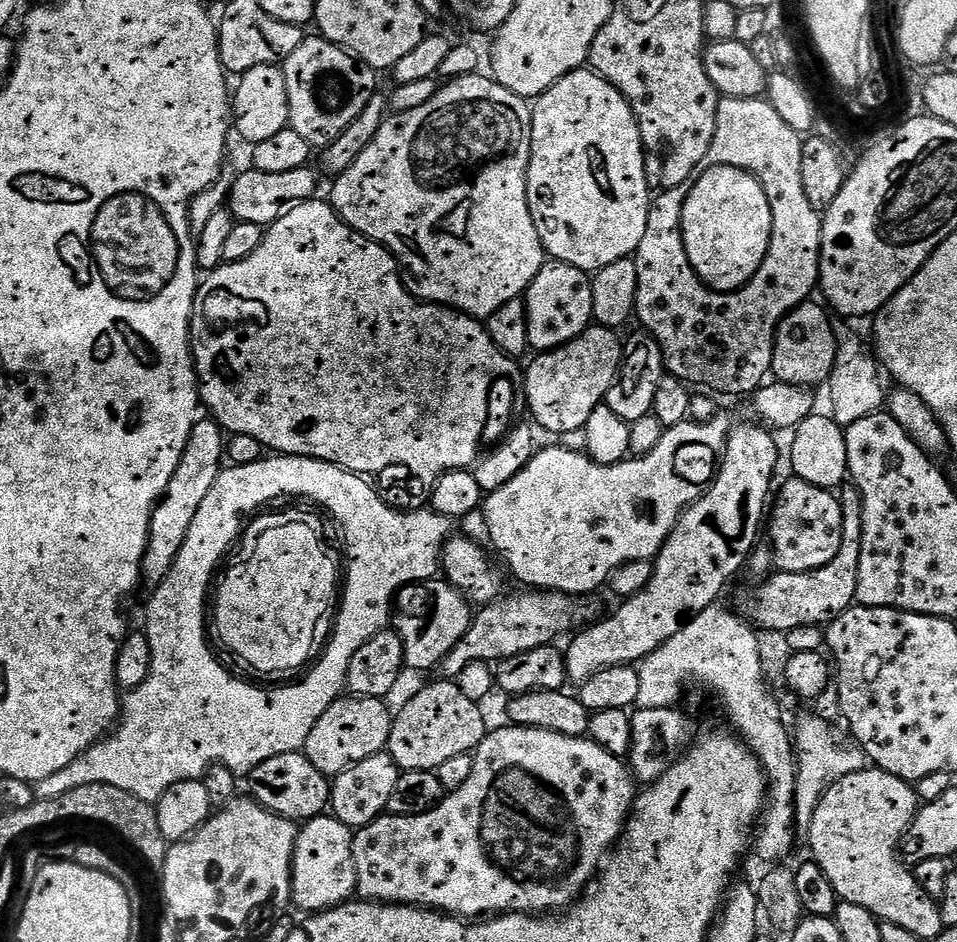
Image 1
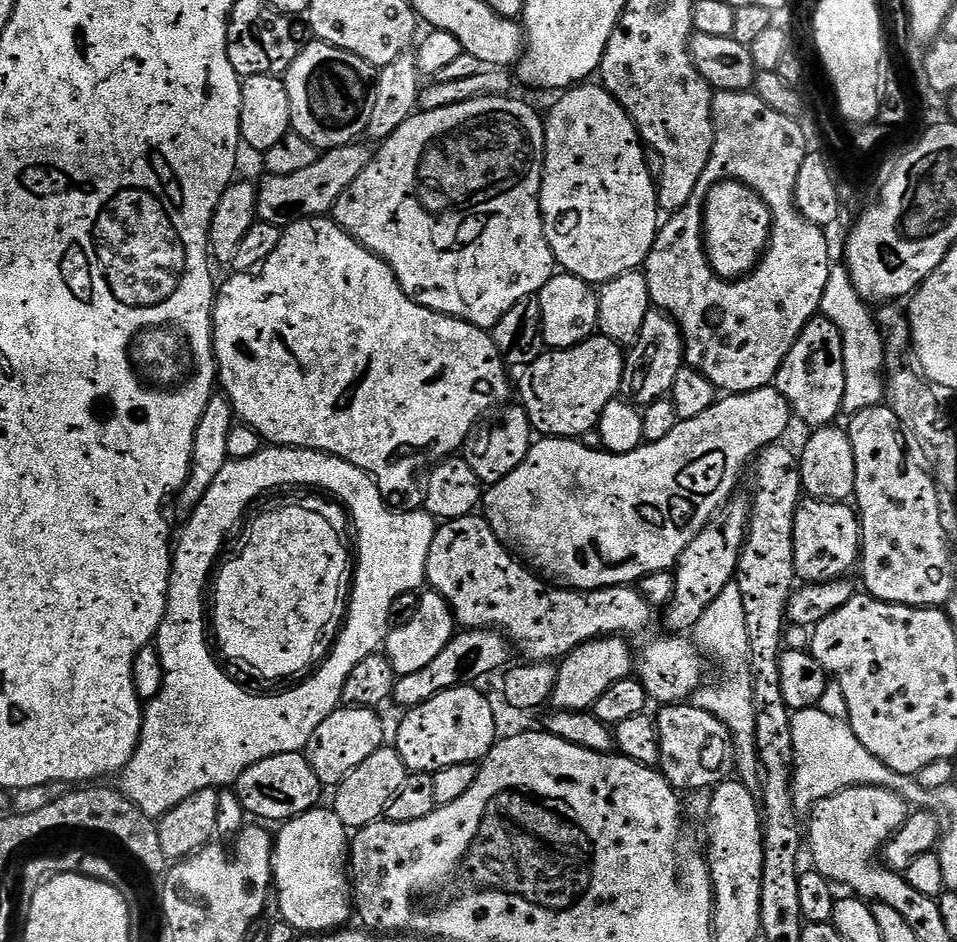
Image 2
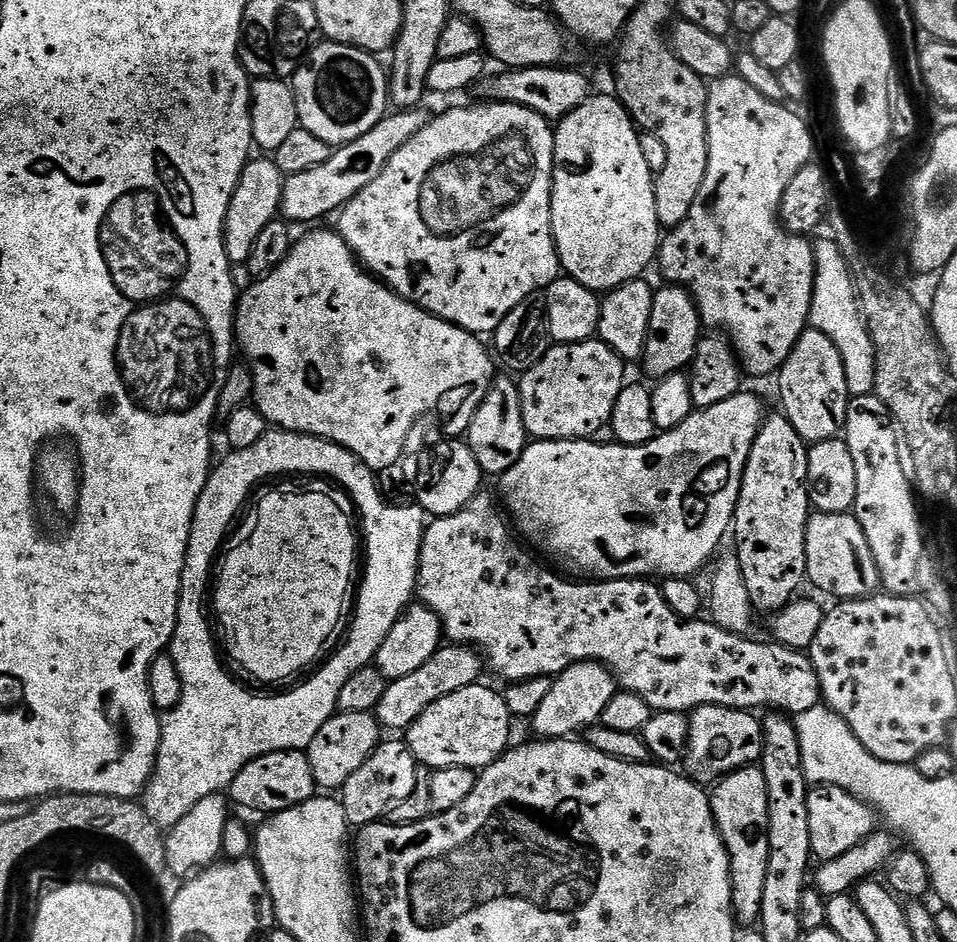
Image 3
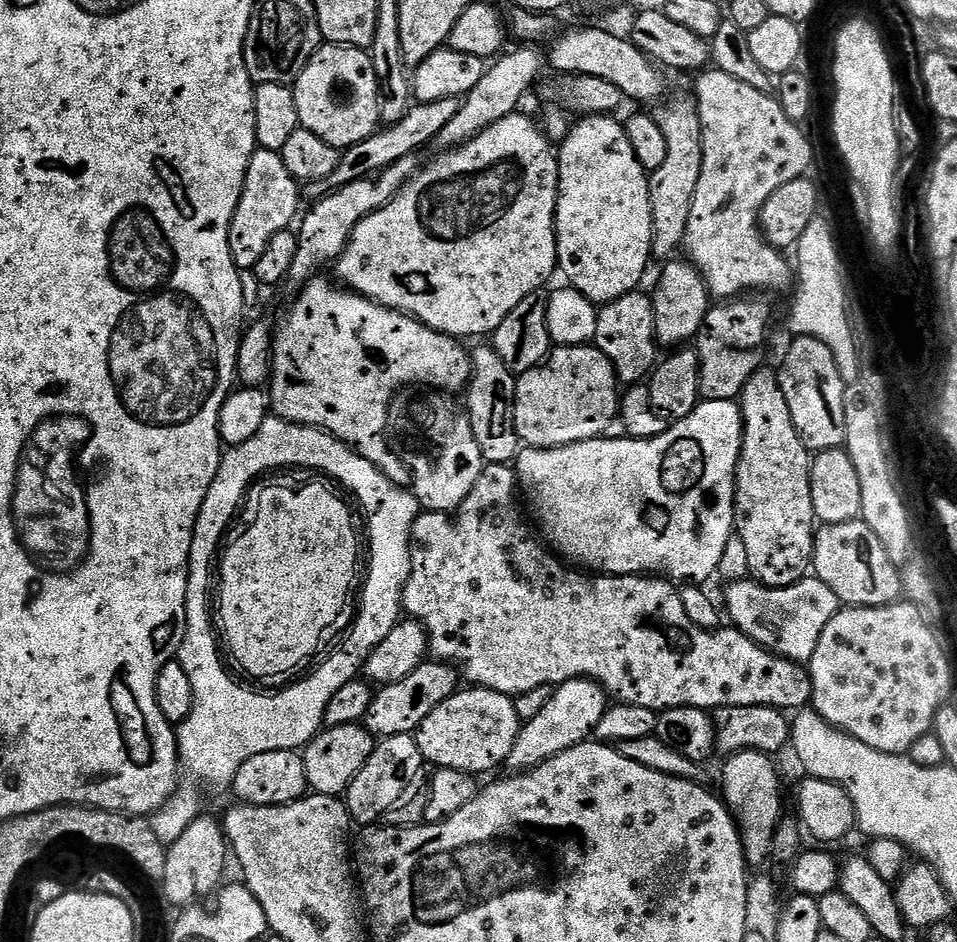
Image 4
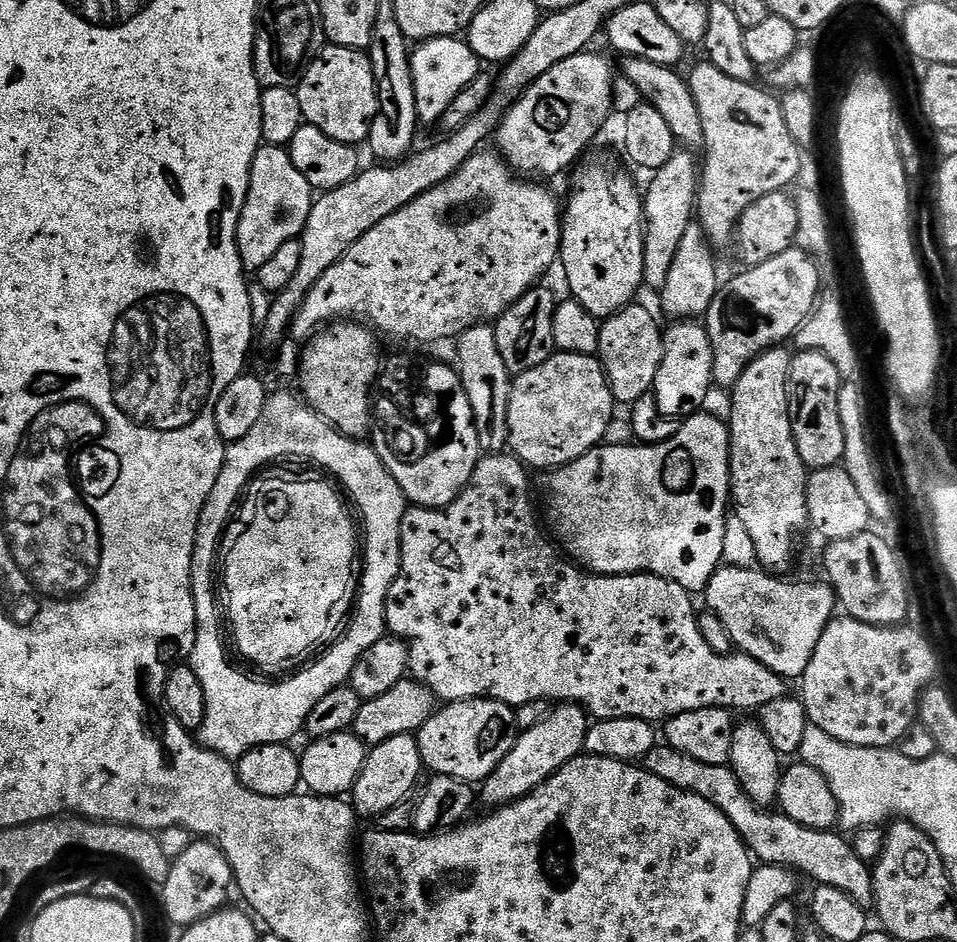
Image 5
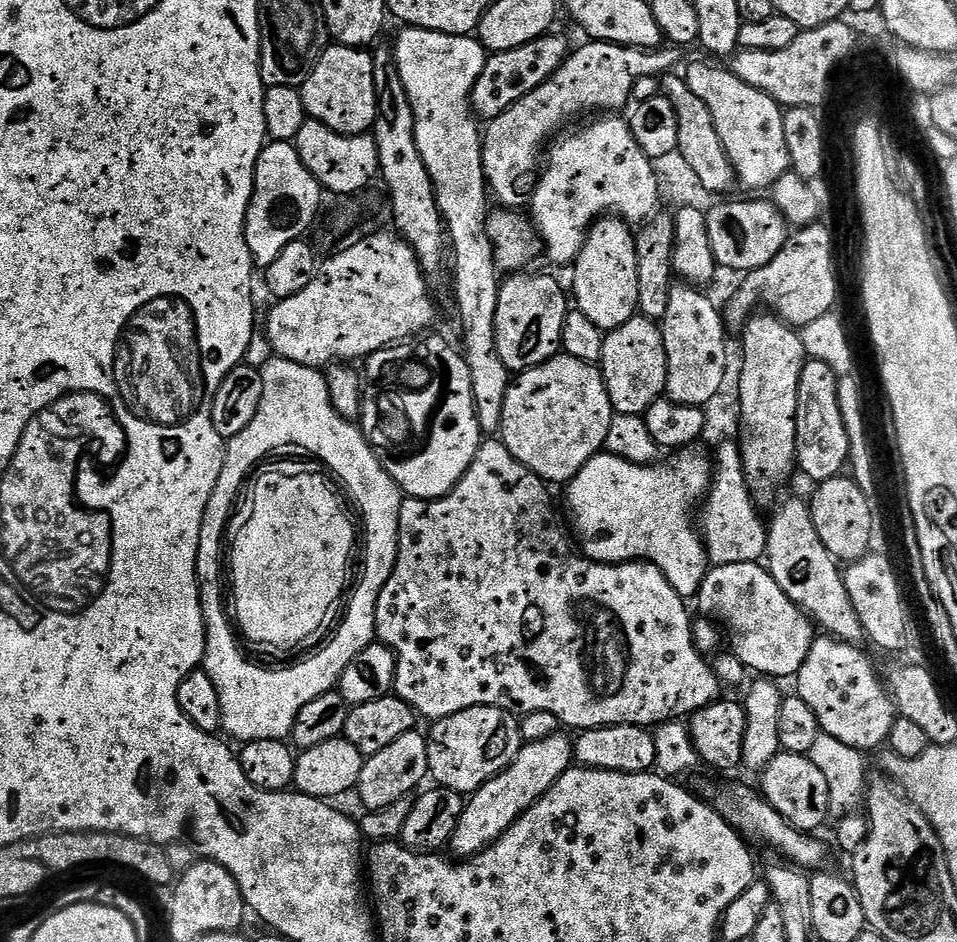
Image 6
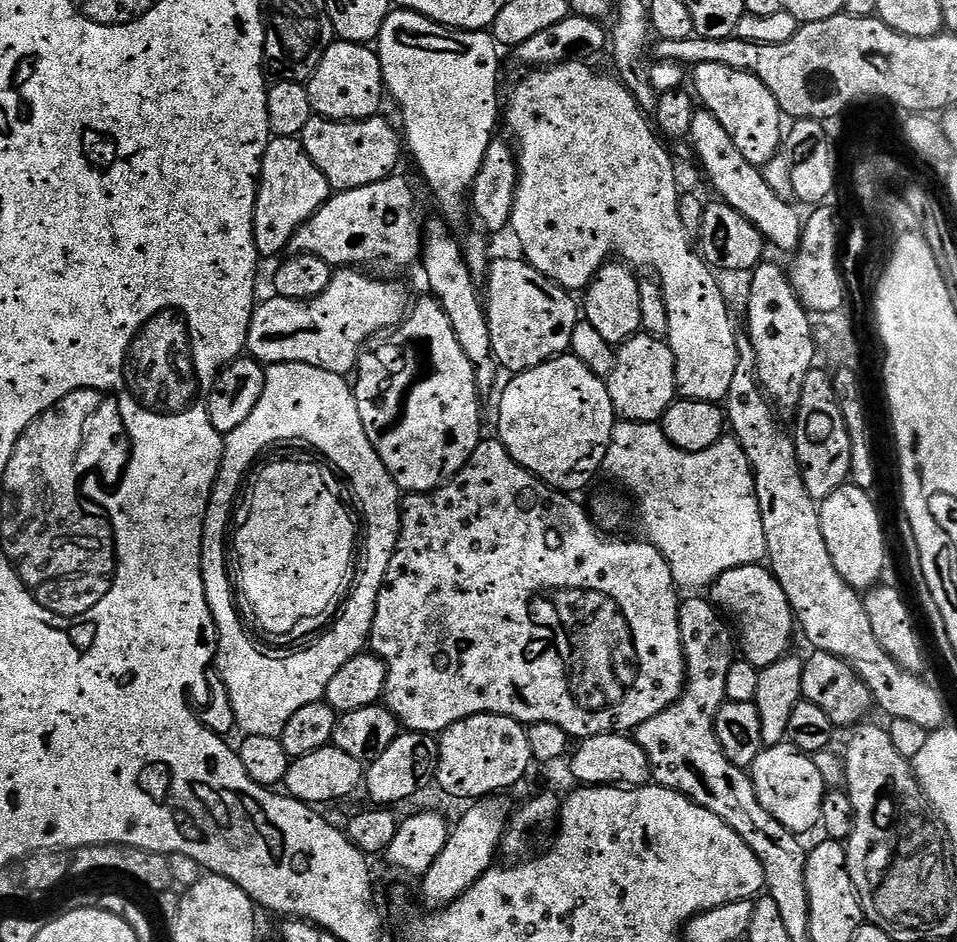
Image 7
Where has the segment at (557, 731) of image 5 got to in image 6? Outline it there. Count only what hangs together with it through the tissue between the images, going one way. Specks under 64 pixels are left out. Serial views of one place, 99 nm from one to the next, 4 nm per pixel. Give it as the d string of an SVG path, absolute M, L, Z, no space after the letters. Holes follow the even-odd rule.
M557 734L541 740L529 740L521 747L520 753L514 758L510 766L503 768L497 776L491 776L476 792L467 797L464 812L458 818L458 826L454 830L450 841L450 848L457 852L457 857L474 857L484 848L488 848L506 830L510 830L512 823L519 818L530 806L534 806L546 793L562 778L562 774L574 764L574 744L567 740L564 734Z

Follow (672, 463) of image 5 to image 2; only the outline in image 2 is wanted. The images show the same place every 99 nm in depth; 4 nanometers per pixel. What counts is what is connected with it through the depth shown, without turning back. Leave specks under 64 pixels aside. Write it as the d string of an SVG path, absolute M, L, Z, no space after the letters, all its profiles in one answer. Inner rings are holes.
M775 386L759 388L753 392L738 392L725 395L717 399L716 403L706 410L706 414L698 414L698 418L690 418L677 423L676 428L666 434L658 442L643 443L639 448L626 454L606 452L601 449L587 449L576 438L540 438L533 443L531 450L526 454L522 466L514 470L514 474L506 474L502 482L491 485L482 496L482 515L488 521L488 525L494 530L494 534L506 545L509 552L517 560L523 562L533 572L539 574L545 581L562 588L571 588L578 592L597 592L599 588L618 588L621 586L635 585L643 576L651 572L667 572L675 569L682 550L686 548L708 524L708 521L723 508L736 490L736 479L740 476L740 470L746 460L751 461L765 446L775 444L781 439L780 435L788 428L788 423L793 423L794 413L792 407L786 402L786 398Z

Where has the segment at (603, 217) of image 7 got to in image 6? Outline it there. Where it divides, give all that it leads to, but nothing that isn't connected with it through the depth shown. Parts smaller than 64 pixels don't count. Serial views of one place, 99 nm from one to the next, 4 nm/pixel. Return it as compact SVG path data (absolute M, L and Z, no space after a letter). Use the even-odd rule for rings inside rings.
M601 115L597 124L557 139L552 153L547 153L544 173L542 168L530 201L530 219L540 233L543 251L556 264L575 265L588 229L605 214L640 226L661 207L662 181L657 169L635 140L629 121L620 116ZM676 286L672 289L662 331L668 355L666 396L675 404L703 408L721 388L726 373L726 344L730 336L724 333L724 320L719 311L716 300L699 287Z

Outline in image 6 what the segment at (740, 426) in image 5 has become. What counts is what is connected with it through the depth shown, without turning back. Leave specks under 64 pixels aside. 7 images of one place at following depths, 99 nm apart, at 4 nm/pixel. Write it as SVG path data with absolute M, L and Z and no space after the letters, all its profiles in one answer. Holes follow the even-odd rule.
M775 314L760 315L753 315L747 321L749 324L745 326L742 336L745 362L741 374L742 431L738 443L752 499L757 505L763 506L777 503L776 491L798 468L798 382L802 382L802 370L810 357L797 329L784 323Z

